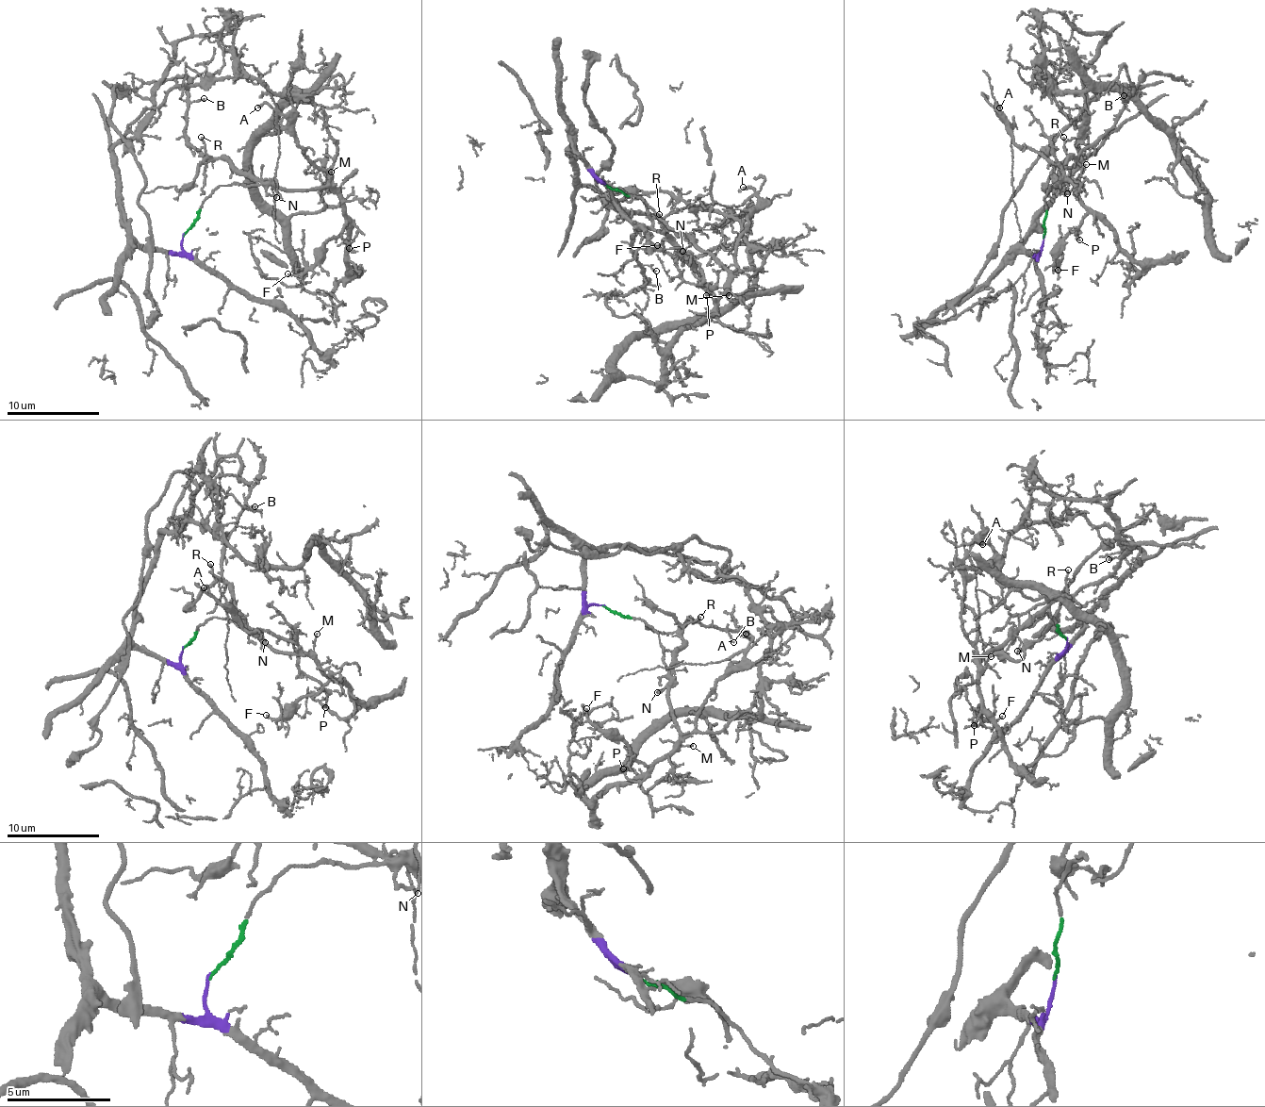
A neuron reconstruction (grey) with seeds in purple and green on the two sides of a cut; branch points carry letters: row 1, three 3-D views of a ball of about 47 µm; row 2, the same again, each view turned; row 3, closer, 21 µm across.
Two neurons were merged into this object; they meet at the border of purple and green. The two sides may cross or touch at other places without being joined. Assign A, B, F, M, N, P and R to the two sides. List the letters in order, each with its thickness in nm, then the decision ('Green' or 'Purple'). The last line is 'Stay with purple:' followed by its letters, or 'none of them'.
A: Thickness 200 nm. Green
B: Thickness 140 nm. Green
F: Thickness 150 nm. Green
M: Thickness 130 nm. Green
N: Thickness 120 nm. Green
P: Thickness 90 nm. Green
R: Thickness 140 nm. Green
Stay with purple: none of them

